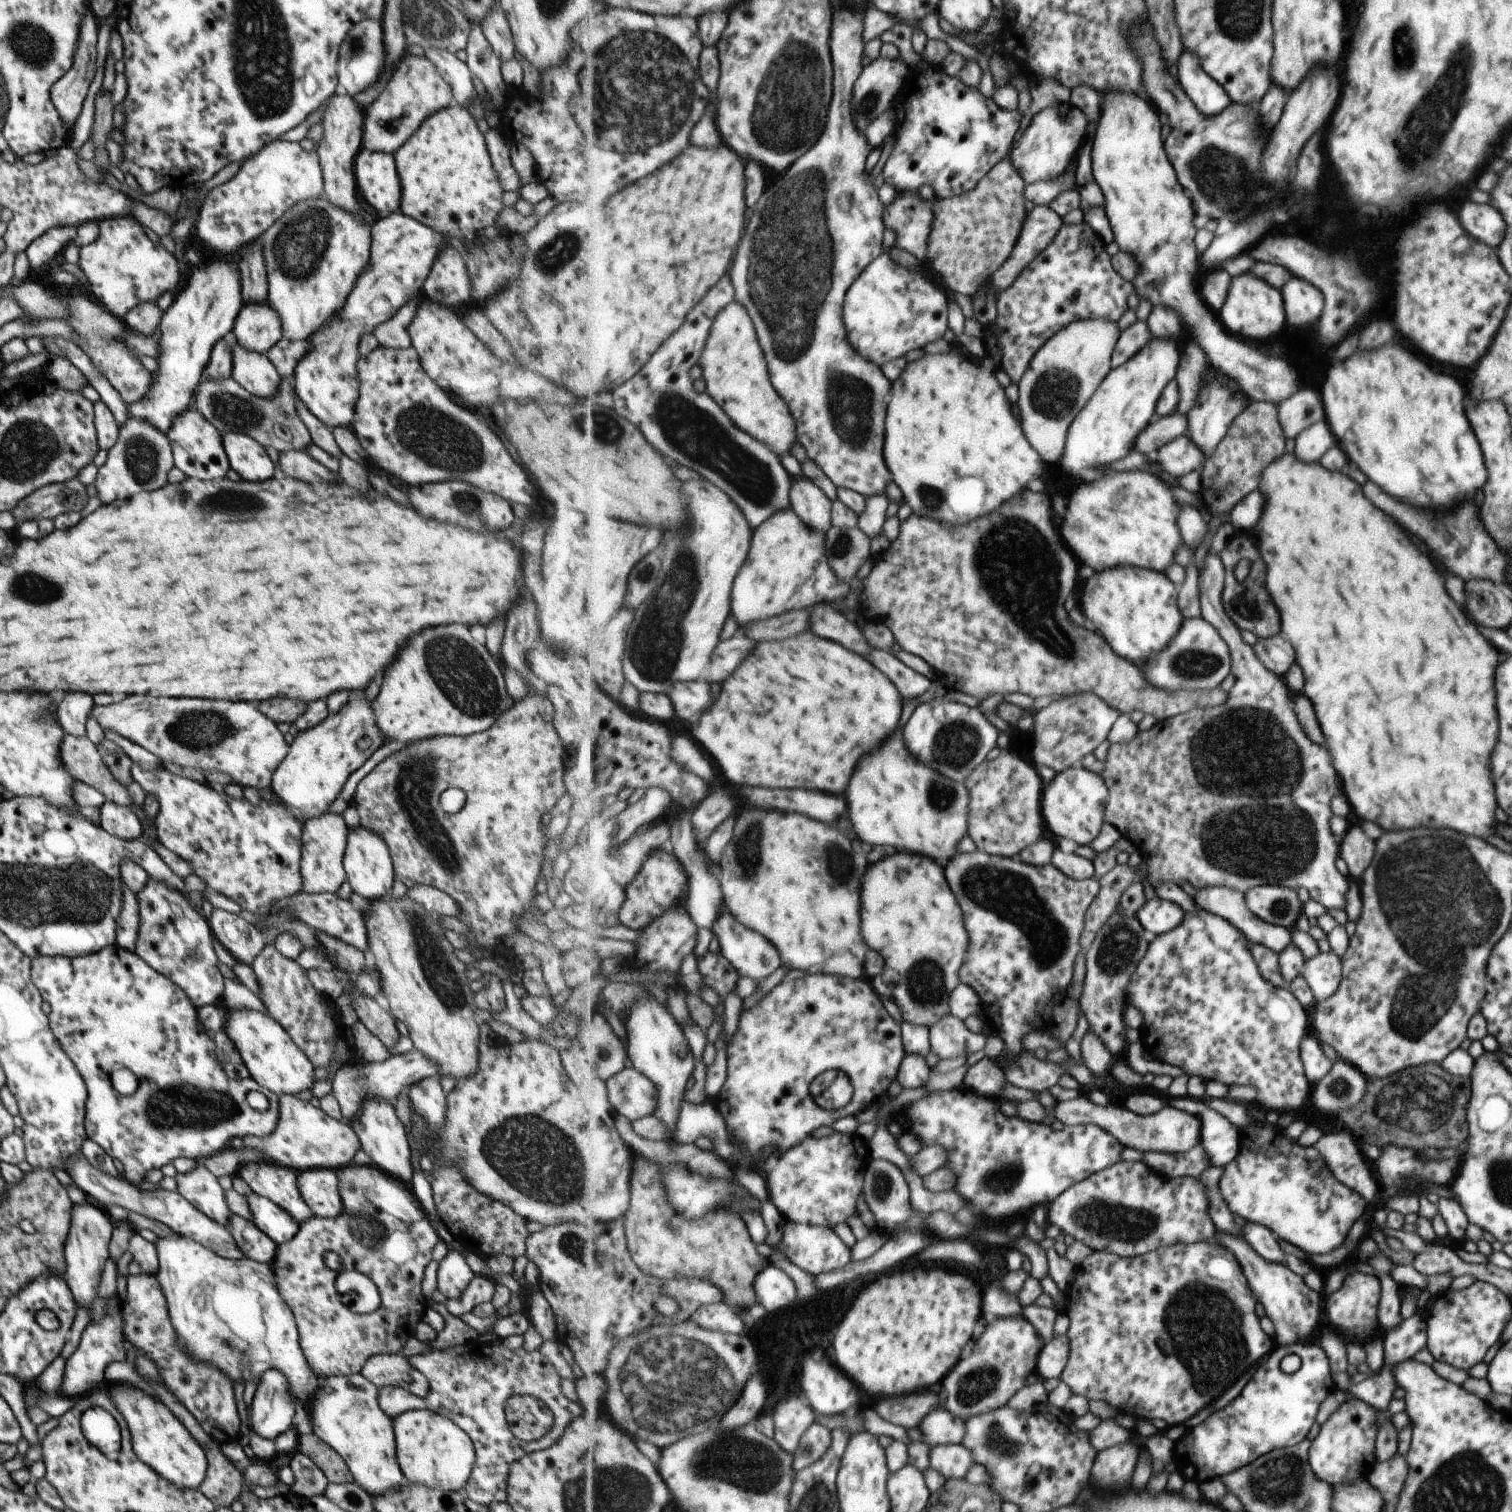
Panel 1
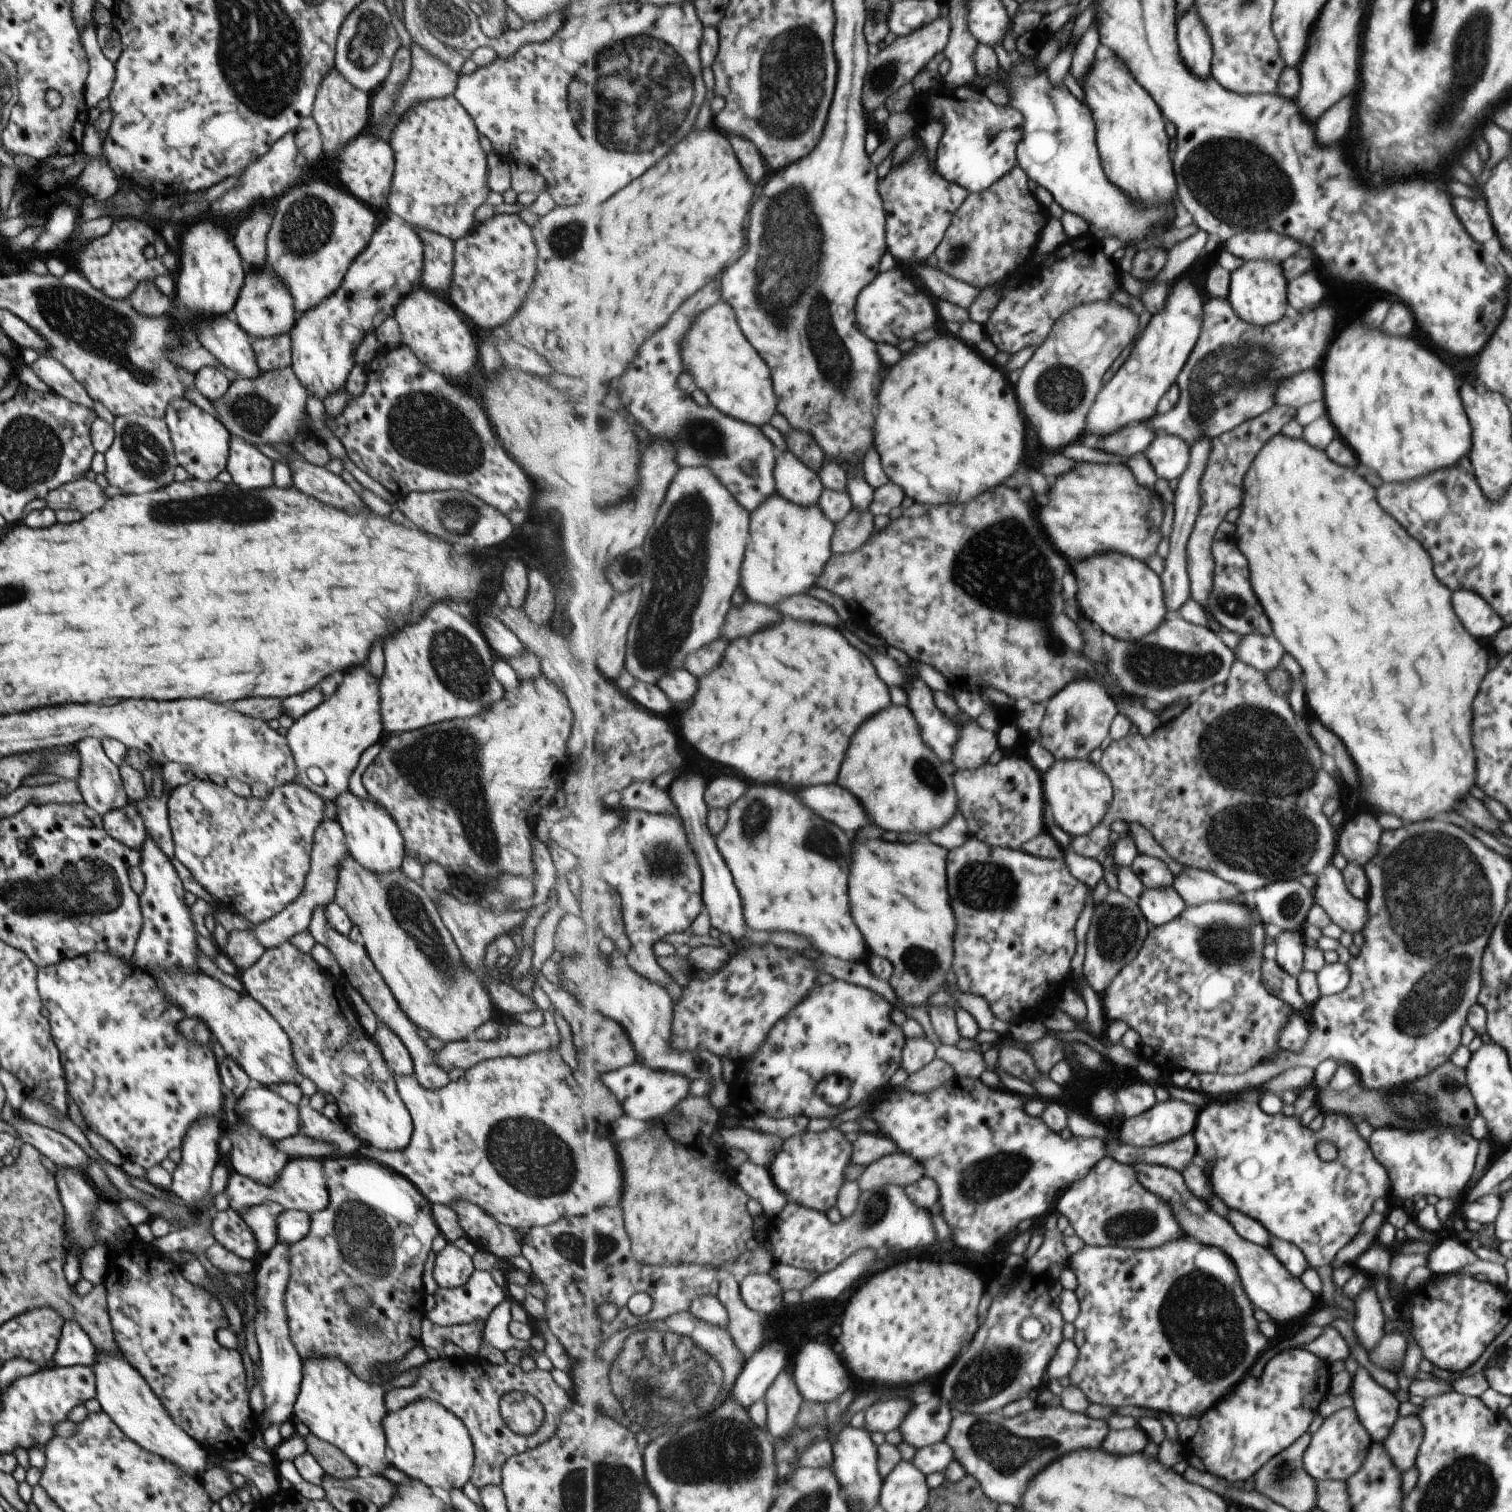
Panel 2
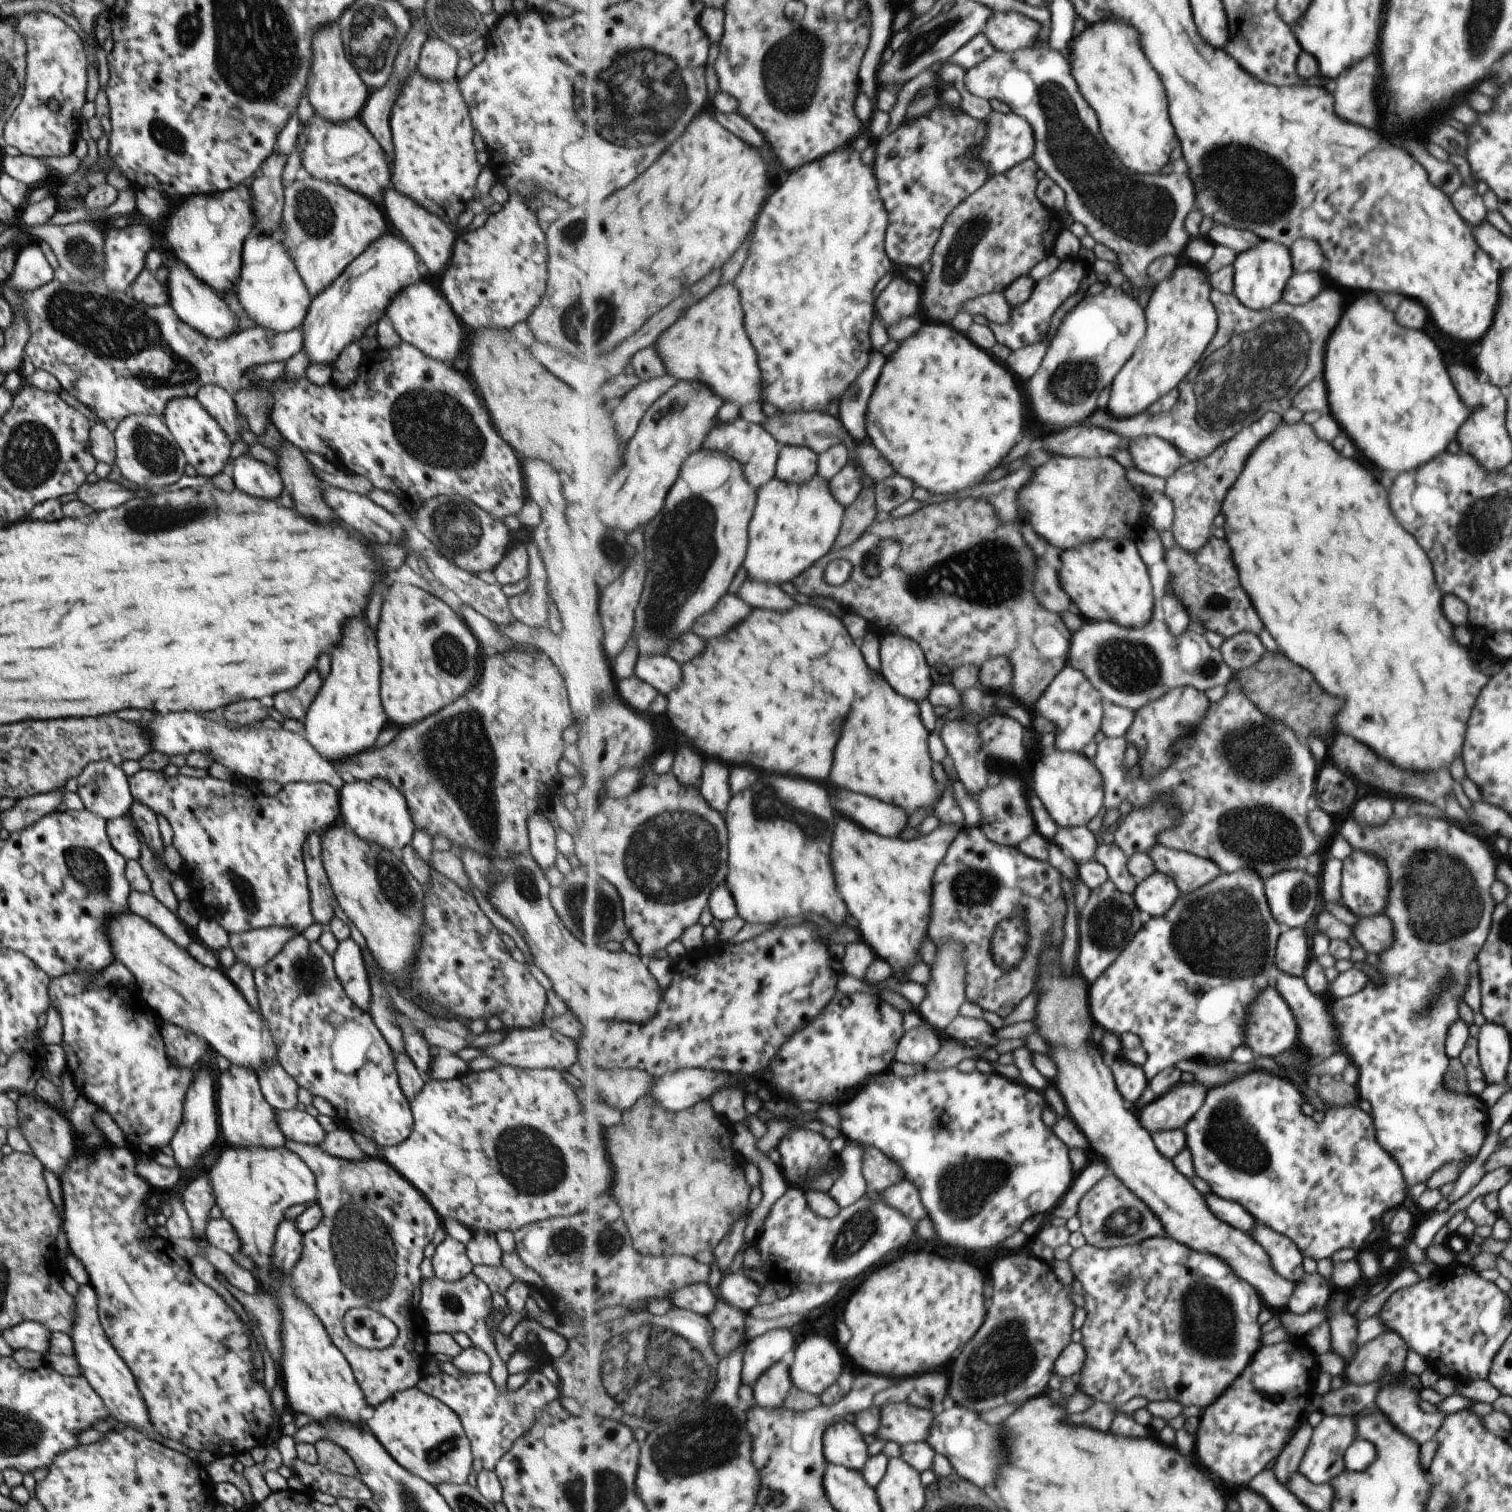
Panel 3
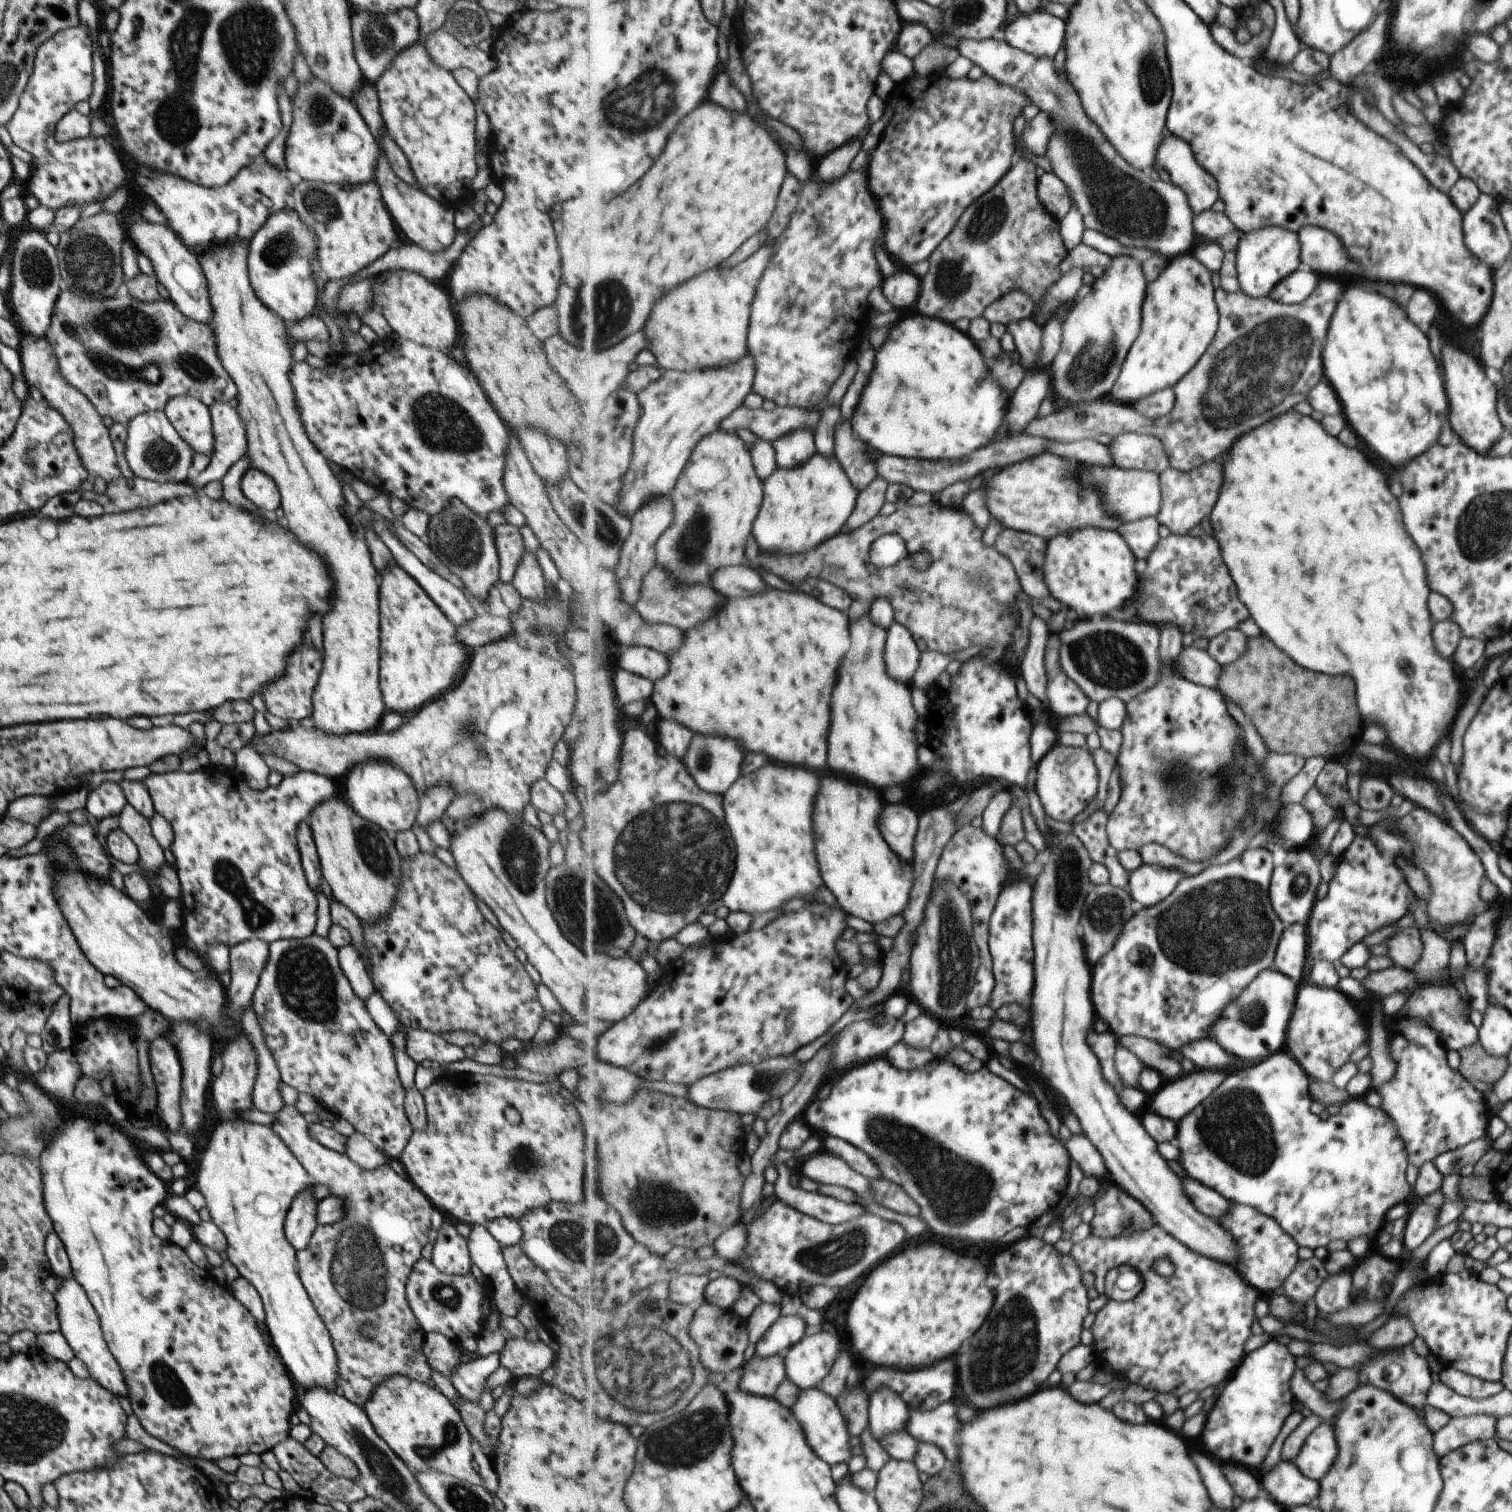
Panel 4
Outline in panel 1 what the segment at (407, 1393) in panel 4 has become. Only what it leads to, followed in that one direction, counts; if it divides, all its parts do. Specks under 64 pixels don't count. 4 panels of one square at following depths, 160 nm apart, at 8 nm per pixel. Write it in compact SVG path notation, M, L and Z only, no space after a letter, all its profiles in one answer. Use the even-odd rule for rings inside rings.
M409 1410L392 1419L397 1465L405 1480L428 1488L459 1491L474 1464L474 1449L467 1434L447 1418L429 1410Z

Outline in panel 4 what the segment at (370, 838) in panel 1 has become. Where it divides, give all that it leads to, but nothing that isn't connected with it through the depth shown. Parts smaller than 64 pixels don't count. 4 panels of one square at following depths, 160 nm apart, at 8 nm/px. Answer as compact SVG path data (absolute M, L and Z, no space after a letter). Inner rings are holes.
M361 762L346 774L341 798L360 818L377 824L391 840L397 832L413 826L418 810L418 798L411 780L389 762Z

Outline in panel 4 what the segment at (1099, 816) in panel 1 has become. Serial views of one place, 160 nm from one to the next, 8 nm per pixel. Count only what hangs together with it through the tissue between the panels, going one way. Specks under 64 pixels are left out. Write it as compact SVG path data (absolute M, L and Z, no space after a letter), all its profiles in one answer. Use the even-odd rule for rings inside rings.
M1058 744L1039 762L1036 769L1036 793L1046 816L1054 820L1071 824L1073 818L1081 814L1099 792L1099 770L1092 752L1085 746L1072 748Z

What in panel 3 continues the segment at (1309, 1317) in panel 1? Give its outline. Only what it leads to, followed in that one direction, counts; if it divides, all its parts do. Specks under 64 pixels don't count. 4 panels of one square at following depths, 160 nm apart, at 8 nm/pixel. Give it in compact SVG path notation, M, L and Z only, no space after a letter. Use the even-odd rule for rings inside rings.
M1051 948L1041 956L1041 976L1037 982L1036 988L1039 988L1041 996L1039 996L1039 1004L1037 1004L1037 1030L1039 1034L1047 1040L1049 1044L1049 1054L1051 1060L1057 1064L1057 1088L1063 1094L1067 1108L1071 1112L1071 1116L1075 1118L1075 1122L1079 1124L1079 1128L1087 1134L1087 1138L1091 1140L1095 1152L1105 1158L1111 1166L1111 1170L1117 1174L1117 1178L1121 1178L1121 1182L1125 1182L1125 1186L1131 1188L1143 1202L1148 1203L1152 1207L1153 1212L1161 1218L1165 1233L1168 1237L1185 1244L1193 1251L1201 1252L1202 1254L1213 1254L1224 1259L1236 1272L1240 1278L1247 1280L1249 1286L1256 1290L1259 1294L1261 1302L1264 1302L1272 1312L1285 1311L1289 1300L1291 1300L1293 1290L1295 1290L1295 1282L1289 1282L1273 1270L1272 1263L1269 1262L1269 1256L1265 1254L1263 1247L1259 1246L1252 1236L1223 1222L1209 1208L1207 1198L1201 1194L1187 1176L1183 1176L1177 1168L1176 1164L1165 1158L1157 1148L1155 1142L1149 1134L1149 1130L1145 1130L1145 1126L1139 1122L1137 1114L1129 1108L1125 1108L1125 1100L1121 1096L1121 1092L1117 1090L1115 1078L1111 1068L1103 1062L1101 1052L1095 1048L1095 1044L1091 1042L1091 1014L1089 1014L1089 990L1087 984L1081 976L1063 976L1061 970L1061 950L1059 948Z

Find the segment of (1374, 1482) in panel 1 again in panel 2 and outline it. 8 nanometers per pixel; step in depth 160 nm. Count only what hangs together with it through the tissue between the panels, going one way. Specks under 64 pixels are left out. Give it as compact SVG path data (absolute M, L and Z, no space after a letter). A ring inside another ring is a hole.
M1410 1415L1398 1416L1387 1434L1383 1450L1401 1474L1405 1474L1405 1470L1414 1466L1417 1448L1421 1444L1421 1432L1423 1428L1419 1417Z

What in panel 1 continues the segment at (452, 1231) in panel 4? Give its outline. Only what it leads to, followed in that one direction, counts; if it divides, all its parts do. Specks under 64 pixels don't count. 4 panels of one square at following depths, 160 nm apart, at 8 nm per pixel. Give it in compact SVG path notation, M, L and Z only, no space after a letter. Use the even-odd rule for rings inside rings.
M449 1248L438 1264L436 1290L439 1290L446 1299L459 1298L459 1294L465 1290L469 1280L474 1276L465 1258L459 1252Z

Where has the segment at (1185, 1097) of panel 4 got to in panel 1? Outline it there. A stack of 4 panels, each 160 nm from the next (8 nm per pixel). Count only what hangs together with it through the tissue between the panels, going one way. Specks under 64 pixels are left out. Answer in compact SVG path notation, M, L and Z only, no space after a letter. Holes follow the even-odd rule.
M1075 1098L1071 1102L1059 1102L1057 1104L1057 1118L1065 1124L1099 1124L1101 1128L1113 1132L1117 1140L1123 1146L1131 1146L1131 1149L1145 1152L1167 1152L1167 1154L1185 1154L1193 1150L1197 1144L1201 1143L1203 1136L1203 1126L1198 1116L1193 1116L1189 1112L1165 1106L1161 1112L1151 1116L1139 1116L1135 1112L1129 1112L1127 1108L1119 1106L1097 1106L1087 1098Z

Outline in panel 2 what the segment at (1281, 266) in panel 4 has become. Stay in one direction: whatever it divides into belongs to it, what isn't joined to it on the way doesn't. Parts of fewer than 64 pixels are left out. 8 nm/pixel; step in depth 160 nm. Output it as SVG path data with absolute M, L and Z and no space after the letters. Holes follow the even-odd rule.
M1269 260L1245 261L1239 270L1232 273L1230 294L1228 297L1233 310L1239 318L1253 326L1269 326L1280 321L1287 308L1288 294L1285 294L1284 274L1281 274L1281 265Z

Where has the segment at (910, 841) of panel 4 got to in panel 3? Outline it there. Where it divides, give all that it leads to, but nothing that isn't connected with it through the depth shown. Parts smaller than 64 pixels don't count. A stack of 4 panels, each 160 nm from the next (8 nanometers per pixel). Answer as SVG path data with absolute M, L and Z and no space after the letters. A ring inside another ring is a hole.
M839 792L837 810L855 822L863 822L869 830L877 830L877 834L885 834L887 838L899 836L908 827L910 816L895 804L887 804L883 800L855 794L855 792Z

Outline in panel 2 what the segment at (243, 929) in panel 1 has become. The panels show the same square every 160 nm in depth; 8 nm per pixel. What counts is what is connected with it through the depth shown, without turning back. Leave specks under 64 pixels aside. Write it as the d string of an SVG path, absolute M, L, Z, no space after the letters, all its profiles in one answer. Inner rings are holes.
M231 930L220 952L241 972L257 962L264 949L249 930Z

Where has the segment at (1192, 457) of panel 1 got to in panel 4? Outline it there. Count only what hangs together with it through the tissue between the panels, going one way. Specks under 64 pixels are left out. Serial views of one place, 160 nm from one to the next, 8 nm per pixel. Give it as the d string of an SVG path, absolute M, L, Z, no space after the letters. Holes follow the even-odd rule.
M1125 433L1111 440L1114 464L1122 469L1154 470L1161 474L1170 467L1164 443L1156 436Z

